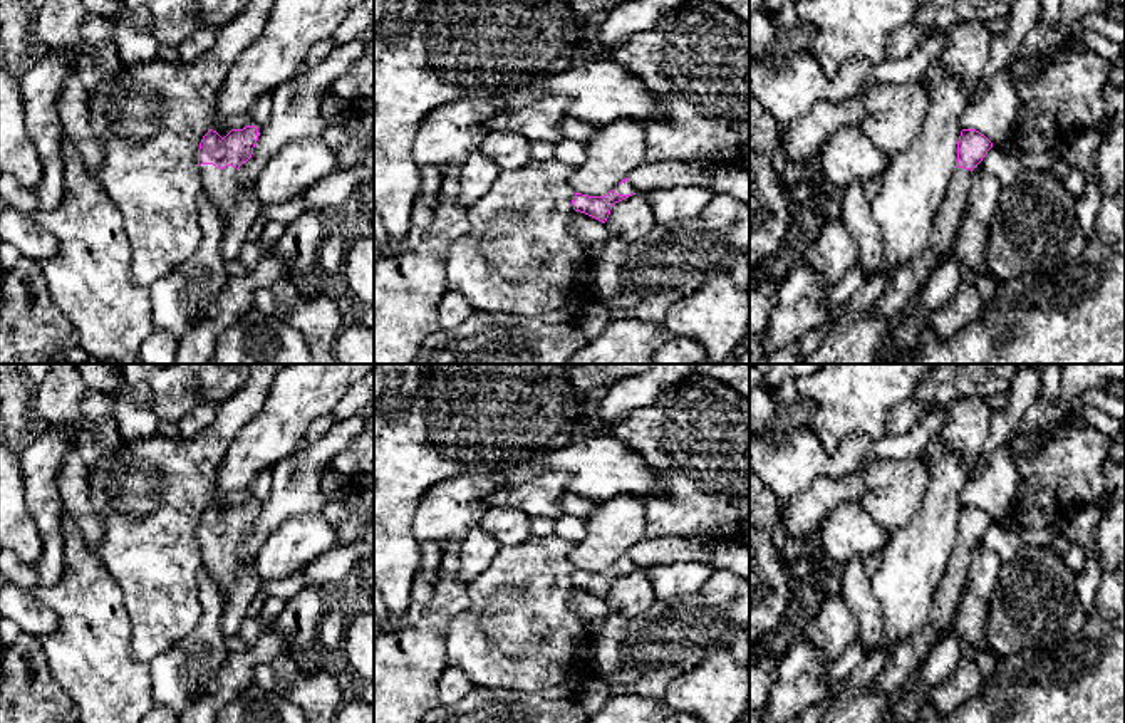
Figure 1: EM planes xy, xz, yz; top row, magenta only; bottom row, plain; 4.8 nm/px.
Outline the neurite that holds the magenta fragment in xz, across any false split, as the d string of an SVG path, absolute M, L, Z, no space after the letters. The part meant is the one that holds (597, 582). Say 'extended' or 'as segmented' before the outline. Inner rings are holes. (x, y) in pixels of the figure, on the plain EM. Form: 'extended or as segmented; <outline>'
extended; M625 554L604 572L588 572L588 570L575 569L572 580L575 587L585 589L605 599L612 582L632 570L635 570L635 565L630 560L629 554Z

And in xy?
extended; M258 503L231 505L225 513L208 505L198 525L203 564L221 589L223 601L236 582L241 567L238 544L246 538L258 517Z

